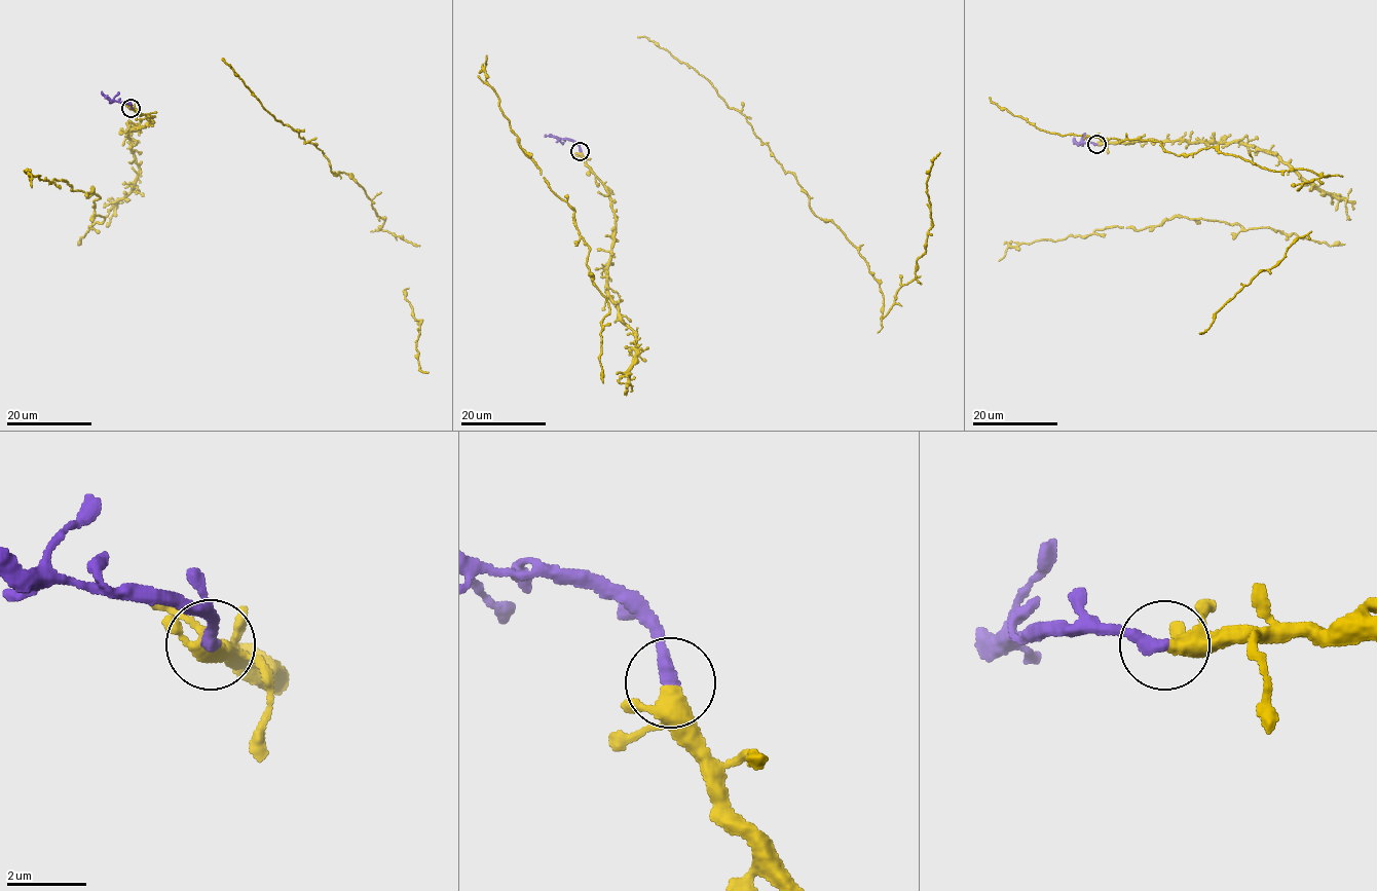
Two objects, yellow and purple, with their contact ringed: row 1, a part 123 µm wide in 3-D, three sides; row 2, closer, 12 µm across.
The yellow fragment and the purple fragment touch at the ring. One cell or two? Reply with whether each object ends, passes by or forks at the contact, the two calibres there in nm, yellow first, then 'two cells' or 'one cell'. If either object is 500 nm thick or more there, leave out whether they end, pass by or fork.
yellow forks; purple ends; calibres 320 and 360 nm; one cell

